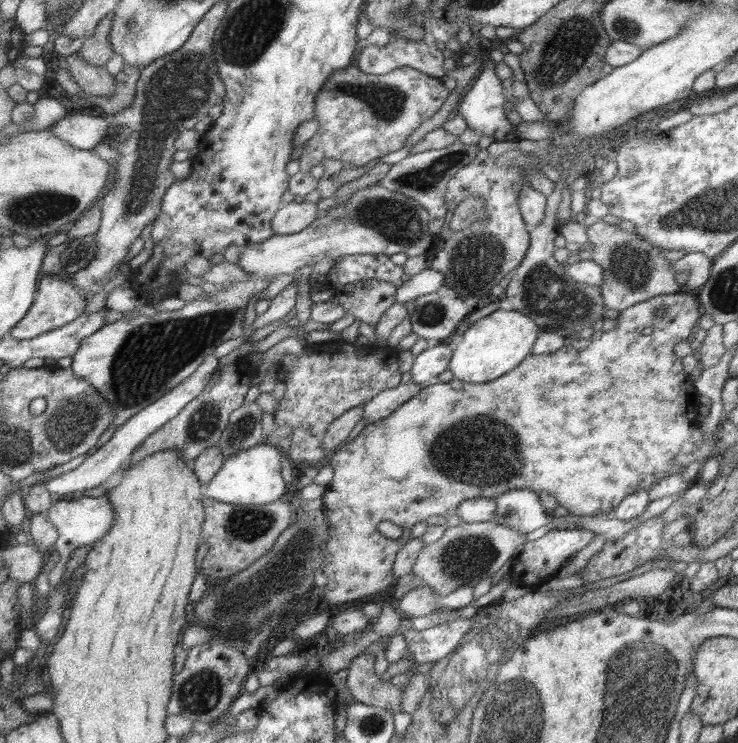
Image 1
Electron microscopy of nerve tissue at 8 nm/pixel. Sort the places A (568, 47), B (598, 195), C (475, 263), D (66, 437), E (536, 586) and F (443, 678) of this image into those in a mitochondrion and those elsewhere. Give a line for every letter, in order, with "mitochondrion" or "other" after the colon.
A: mitochondrion
B: other
C: mitochondrion
D: mitochondrion
E: other
F: mitochondrion

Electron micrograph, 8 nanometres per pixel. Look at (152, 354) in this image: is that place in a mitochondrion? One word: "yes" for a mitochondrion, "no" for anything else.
yes

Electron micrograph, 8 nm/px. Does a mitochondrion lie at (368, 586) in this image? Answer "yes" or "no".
no

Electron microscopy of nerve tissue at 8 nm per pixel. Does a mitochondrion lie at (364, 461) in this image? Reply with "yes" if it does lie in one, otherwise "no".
no

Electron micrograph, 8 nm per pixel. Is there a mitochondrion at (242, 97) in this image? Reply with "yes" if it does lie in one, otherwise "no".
no

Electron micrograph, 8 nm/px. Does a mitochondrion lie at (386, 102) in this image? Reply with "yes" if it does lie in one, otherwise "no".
yes

